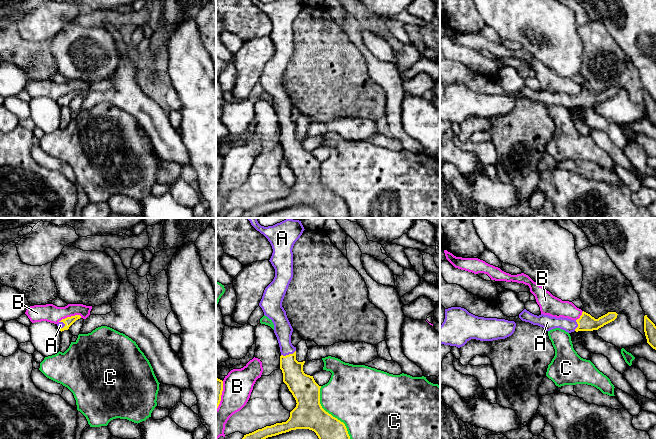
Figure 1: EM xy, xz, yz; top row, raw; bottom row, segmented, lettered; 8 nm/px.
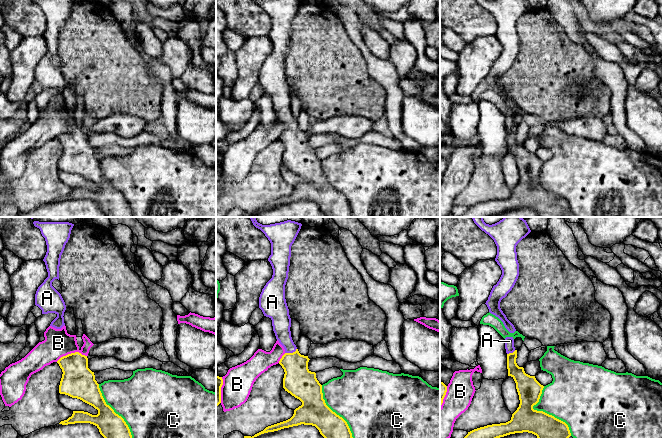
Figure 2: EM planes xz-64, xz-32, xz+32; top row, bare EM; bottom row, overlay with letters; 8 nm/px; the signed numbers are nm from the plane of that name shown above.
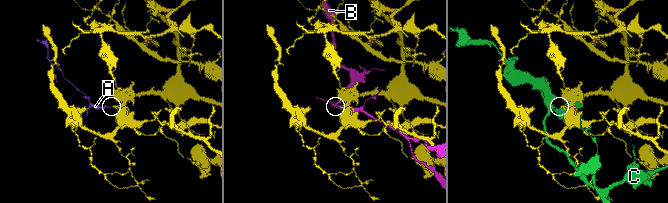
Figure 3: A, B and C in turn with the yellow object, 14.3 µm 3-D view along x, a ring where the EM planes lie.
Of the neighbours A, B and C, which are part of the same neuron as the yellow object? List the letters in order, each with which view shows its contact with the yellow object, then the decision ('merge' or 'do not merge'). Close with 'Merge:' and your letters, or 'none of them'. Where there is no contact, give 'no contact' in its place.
A: meets yellow in xz; merge
B: meets yellow in xy; do not merge
C: meets yellow in xz; do not merge
Merge: A

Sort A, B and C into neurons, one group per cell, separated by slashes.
A / B / C

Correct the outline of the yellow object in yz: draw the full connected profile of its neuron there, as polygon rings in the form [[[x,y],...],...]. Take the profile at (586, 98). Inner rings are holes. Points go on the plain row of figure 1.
[[[524,85],[520,90],[519,94],[522,97],[529,98],[533,101],[543,103],[546,107],[550,107],[555,104],[560,104],[568,109],[578,107],[593,107],[598,106],[604,101],[614,97],[617,94],[616,88],[608,88],[607,90],[595,95],[590,90],[582,88],[582,91],[577,96],[571,96],[568,94],[556,94],[549,91],[541,90],[539,92],[534,91]]]

